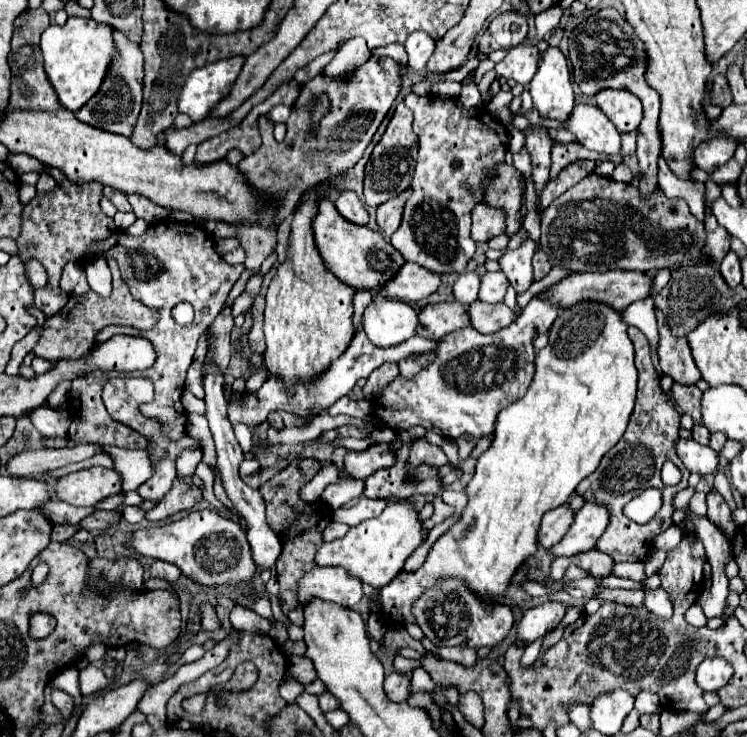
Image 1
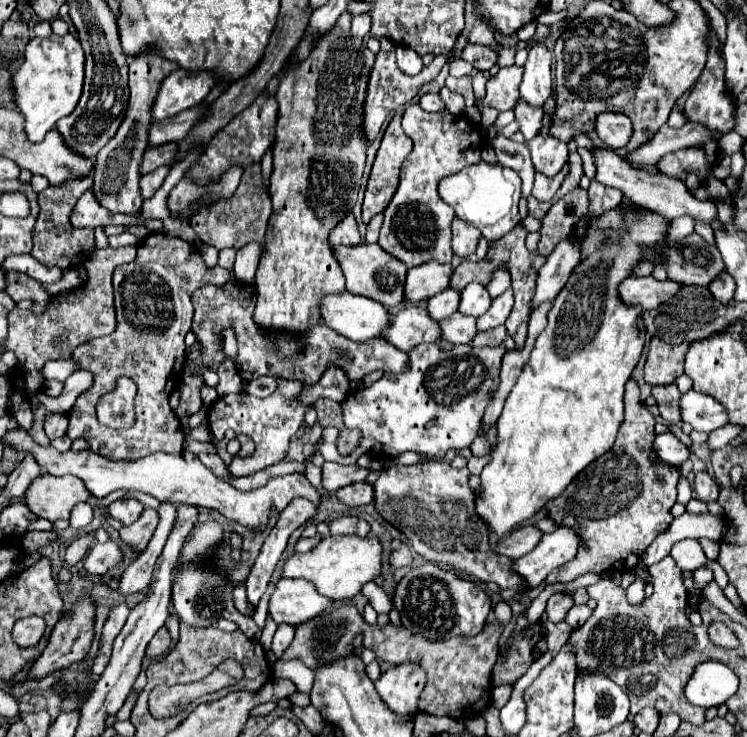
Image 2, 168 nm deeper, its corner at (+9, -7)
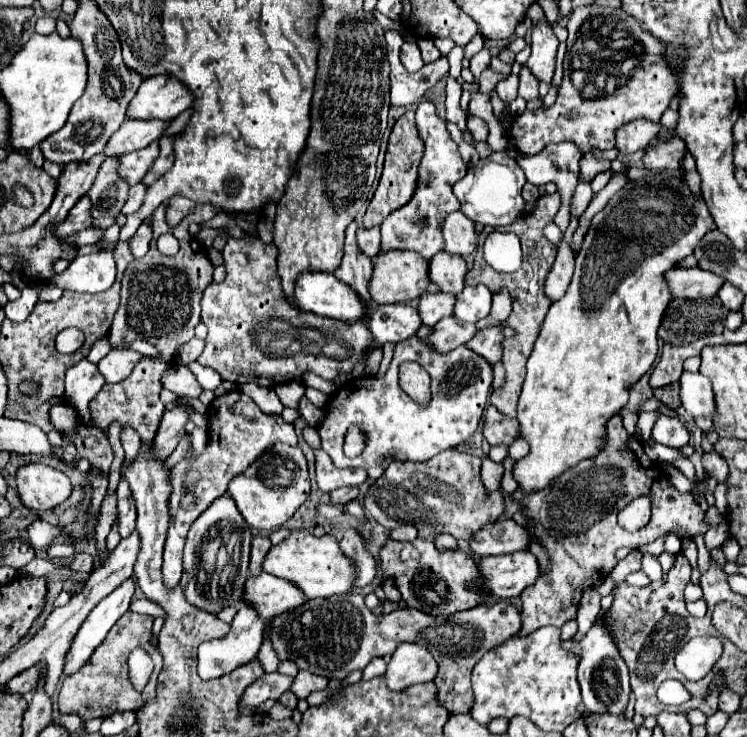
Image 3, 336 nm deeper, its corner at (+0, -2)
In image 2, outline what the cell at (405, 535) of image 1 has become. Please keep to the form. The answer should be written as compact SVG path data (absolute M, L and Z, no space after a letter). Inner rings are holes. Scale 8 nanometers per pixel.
M327 535L307 553L293 553L285 565L281 577L307 579L327 599L343 601L361 591L367 581L373 581L381 571L381 543L377 539L359 539L355 535Z

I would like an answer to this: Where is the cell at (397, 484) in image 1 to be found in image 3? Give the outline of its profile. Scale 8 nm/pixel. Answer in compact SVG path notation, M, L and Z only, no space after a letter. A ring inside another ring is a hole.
M348 486L348 488L334 490L330 496L332 496L332 504L346 504L346 502L354 500L358 494L360 494L360 490L356 486Z

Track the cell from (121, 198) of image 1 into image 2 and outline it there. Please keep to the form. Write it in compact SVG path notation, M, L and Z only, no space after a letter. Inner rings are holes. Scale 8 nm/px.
M91 189L81 195L81 199L75 205L75 211L71 213L71 225L79 227L79 229L83 229L83 227L91 227L91 229L105 227L105 225L111 225L111 221L113 221L111 213L97 203Z

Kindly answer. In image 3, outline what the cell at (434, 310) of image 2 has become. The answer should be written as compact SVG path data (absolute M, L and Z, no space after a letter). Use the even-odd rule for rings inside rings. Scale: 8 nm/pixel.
M446 292L424 294L420 298L420 306L418 306L420 318L426 326L434 326L438 320L454 314L454 304L456 304L454 294L446 294Z

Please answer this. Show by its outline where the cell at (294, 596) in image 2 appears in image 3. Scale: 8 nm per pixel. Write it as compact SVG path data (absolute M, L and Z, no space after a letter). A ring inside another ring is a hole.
M262 572L256 578L248 578L248 586L244 586L244 600L250 602L264 620L272 620L288 610L294 610L296 606L302 606L306 602L306 594L302 592L300 586L296 586L284 578L276 578L272 574Z

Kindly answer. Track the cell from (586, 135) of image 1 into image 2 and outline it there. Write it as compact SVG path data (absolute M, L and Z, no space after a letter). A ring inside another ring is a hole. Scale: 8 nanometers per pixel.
M595 149L593 151L593 157L595 157L595 163L597 163L597 175L595 175L595 181L599 183L605 183L609 187L617 187L619 191L623 191L625 197L629 197L633 203L639 203L639 205L645 205L647 209L653 209L657 213L661 213L663 217L667 219L675 219L675 217L681 217L681 215L689 215L693 219L699 219L703 223L711 223L717 219L717 209L711 201L699 201L695 199L683 181L679 179L671 179L671 177L665 177L661 173L647 173L643 169L635 169L635 167L629 167L627 161L623 161L623 157L619 157L615 151L611 149Z

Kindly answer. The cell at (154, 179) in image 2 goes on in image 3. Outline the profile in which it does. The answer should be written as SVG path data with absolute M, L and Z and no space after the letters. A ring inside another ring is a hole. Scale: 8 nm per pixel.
M138 182L136 186L132 186L132 188L130 188L130 194L128 194L128 200L126 200L124 208L122 208L122 214L132 214L132 212L136 212L136 210L142 206L142 202L144 202L146 190L148 190L148 186L146 186L144 182Z

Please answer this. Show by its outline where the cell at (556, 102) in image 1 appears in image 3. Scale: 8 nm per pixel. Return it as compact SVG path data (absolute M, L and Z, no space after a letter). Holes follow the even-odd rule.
M538 22L532 30L530 38L532 54L526 62L530 72L538 78L538 82L552 82L554 76L554 64L556 64L556 50L558 50L558 38L552 32L552 26L548 22Z

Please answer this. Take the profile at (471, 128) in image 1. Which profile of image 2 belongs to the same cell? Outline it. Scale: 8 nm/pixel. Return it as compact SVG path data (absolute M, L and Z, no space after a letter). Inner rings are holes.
M411 103L403 115L403 131L413 141L413 151L401 167L401 181L395 197L385 209L385 221L381 225L379 245L393 257L401 259L407 267L417 267L429 259L439 263L451 263L451 221L455 217L453 207L449 207L437 193L437 185L443 177L455 175L467 165L479 163L481 143L487 143L483 131L467 121L463 115L427 113L419 103ZM423 205L427 209L417 209Z

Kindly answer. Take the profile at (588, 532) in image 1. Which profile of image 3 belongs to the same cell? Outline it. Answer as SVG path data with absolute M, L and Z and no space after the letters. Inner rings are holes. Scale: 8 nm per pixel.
M530 550L504 556L484 556L478 566L484 588L496 598L520 596L540 578L538 558Z

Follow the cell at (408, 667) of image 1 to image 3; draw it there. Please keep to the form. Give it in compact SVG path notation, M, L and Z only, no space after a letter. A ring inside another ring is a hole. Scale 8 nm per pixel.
M374 658L374 660L364 668L362 679L372 680L372 678L382 676L384 672L386 672L386 662L384 662L384 658Z

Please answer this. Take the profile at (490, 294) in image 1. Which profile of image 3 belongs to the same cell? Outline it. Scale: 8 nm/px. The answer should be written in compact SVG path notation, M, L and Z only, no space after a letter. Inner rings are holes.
M484 284L466 286L456 300L454 316L462 322L478 322L490 314L492 308L492 292Z

